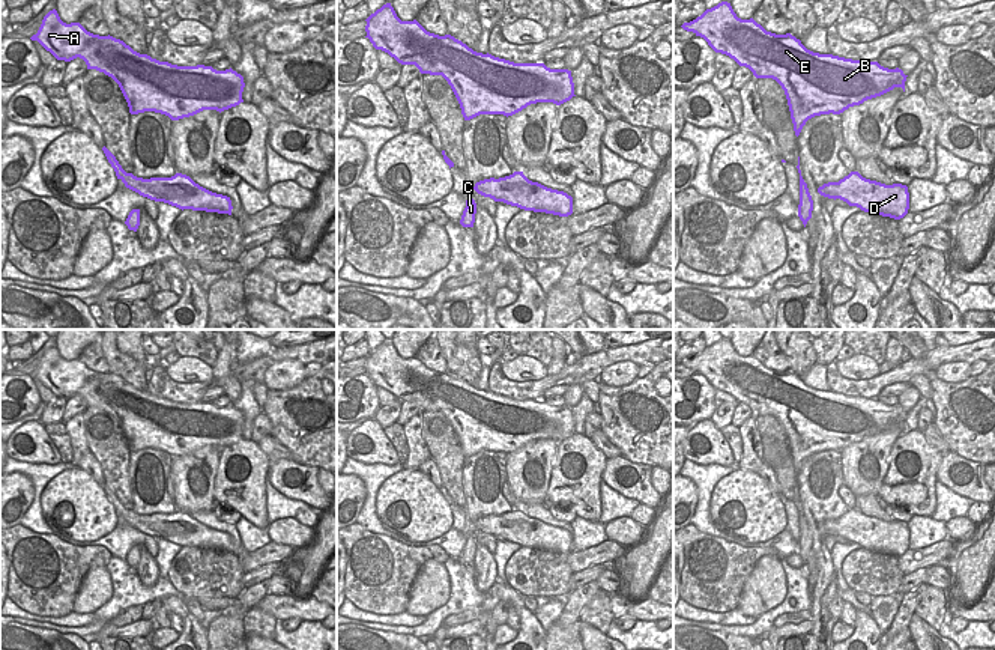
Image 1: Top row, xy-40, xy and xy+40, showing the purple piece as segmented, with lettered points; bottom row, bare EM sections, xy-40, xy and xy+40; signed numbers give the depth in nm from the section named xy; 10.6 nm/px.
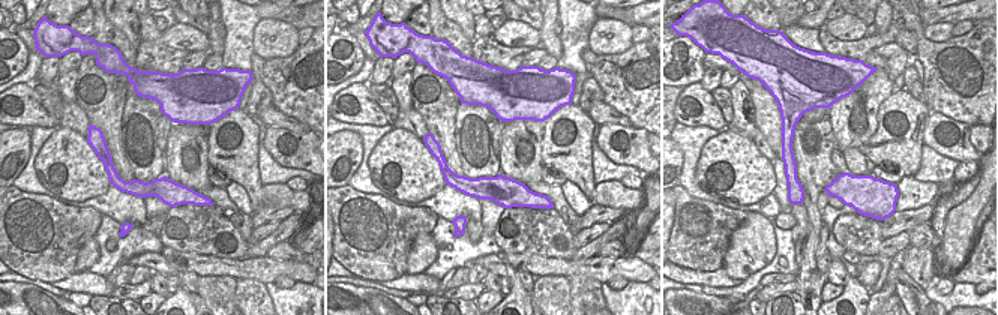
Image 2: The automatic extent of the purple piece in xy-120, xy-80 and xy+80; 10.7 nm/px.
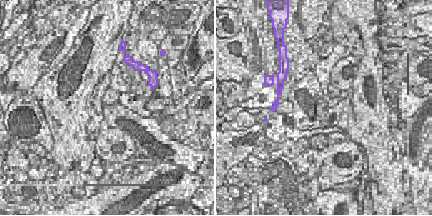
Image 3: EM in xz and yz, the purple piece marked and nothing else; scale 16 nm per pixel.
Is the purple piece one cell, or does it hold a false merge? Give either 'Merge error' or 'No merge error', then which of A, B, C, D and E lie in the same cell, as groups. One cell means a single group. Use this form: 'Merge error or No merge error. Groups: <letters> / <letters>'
No merge error. Groups: A B C D E.

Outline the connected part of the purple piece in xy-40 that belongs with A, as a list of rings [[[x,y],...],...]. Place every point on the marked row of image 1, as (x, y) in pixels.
[[[50,11],[30,38],[57,60],[83,59],[87,69],[111,77],[120,87],[131,114],[155,111],[171,120],[203,110],[224,111],[243,102],[243,77],[212,66],[177,66],[134,51],[123,41],[87,32],[80,23],[66,24]]]

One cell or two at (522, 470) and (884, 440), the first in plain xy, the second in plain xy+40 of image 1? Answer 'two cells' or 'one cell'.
one cell

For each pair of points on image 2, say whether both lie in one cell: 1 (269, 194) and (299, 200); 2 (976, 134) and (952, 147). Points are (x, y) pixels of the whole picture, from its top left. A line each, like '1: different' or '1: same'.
1: same
2: different

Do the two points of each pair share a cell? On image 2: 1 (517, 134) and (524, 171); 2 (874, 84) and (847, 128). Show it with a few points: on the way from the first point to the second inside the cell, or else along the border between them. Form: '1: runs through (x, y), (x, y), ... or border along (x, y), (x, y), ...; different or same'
1: runs through (520, 143), (526, 153), (524, 162); same
2: runs through (868, 101), (869, 128), (863, 132); same

